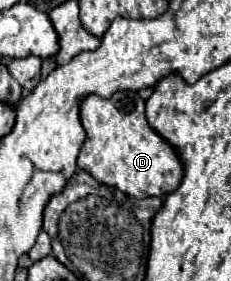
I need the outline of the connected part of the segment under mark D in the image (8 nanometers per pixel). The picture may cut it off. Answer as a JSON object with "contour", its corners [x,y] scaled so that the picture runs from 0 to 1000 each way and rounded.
{"contour":[[[502,327],[485,349],[372,342],[346,370],[346,427],[372,463],[372,498],[338,548],[338,598],[424,648],[571,705],[710,705],[779,662],[788,577],[753,527],[641,448],[623,356],[597,327]]]}

